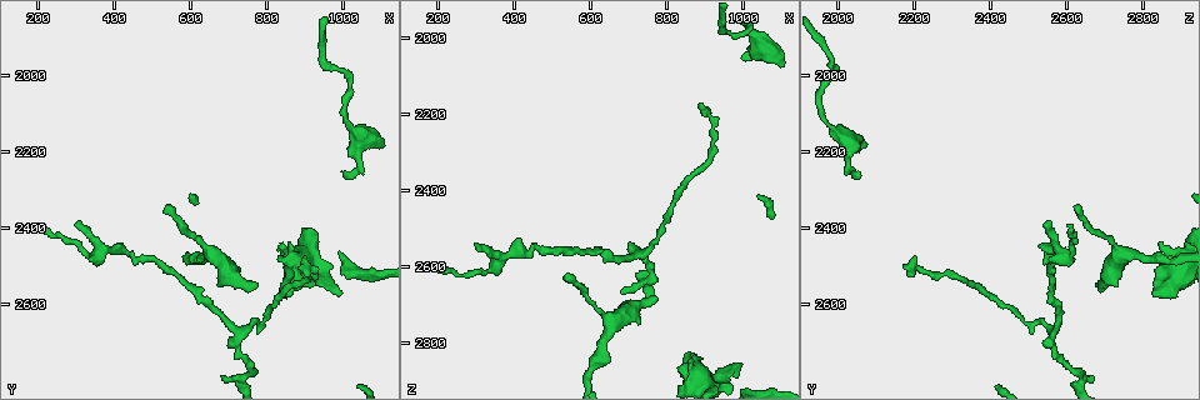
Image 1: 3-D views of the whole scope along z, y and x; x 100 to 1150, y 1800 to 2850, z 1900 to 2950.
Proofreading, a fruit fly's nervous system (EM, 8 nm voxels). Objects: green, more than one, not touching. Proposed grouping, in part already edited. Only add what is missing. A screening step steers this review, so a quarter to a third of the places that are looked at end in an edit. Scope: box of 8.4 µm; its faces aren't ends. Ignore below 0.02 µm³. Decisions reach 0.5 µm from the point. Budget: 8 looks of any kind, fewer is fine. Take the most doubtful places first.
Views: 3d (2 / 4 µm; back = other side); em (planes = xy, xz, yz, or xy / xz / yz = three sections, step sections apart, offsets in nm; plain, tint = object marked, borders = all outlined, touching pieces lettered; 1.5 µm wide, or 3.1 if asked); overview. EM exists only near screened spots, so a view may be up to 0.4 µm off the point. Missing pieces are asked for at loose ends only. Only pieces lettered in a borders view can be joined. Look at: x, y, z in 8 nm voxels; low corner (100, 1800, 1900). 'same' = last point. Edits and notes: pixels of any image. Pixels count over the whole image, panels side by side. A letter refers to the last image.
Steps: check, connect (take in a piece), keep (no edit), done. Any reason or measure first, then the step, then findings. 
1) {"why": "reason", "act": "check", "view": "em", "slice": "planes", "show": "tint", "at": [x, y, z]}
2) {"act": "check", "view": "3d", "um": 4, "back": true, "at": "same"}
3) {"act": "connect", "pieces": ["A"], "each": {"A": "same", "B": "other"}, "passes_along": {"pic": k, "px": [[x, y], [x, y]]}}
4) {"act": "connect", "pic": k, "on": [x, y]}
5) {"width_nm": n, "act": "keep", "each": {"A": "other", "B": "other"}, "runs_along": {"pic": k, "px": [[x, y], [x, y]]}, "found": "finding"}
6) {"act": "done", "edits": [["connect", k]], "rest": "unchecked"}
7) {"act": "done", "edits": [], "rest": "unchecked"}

{"why": "branch stops here", "act": "check", "view": "3d", "um": 2, "back": true, "at": [1000, 2575, 2855]}

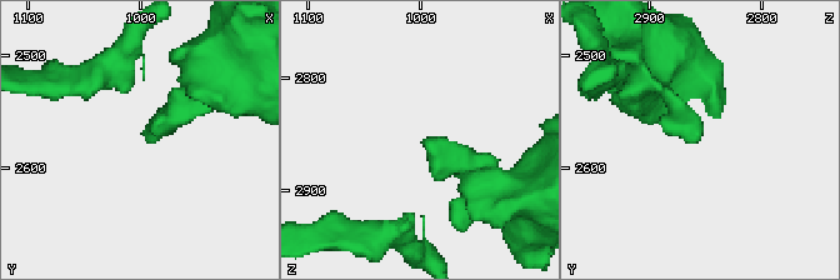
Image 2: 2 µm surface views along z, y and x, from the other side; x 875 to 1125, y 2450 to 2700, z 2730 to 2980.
{"act": "check", "view": "em", "slice": "xy", "step": 8, "show": "borders", "at": [996, 2572, 2858]}

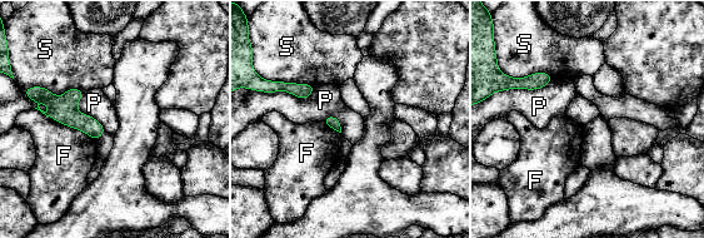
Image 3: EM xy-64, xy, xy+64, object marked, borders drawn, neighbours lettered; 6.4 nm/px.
{"act": "keep", "each": {"F": "other", "P": "other", "S": "other"}, "border": {"pic": 3, "px": [[46, 88], [83, 93]]}, "found": "no lettered piece goes on from it"}

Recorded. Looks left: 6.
{"why": "free end", "act": "check", "view": "em", "slice": "xy", "step": 8, "show": "tint", "at": [1000, 2250, 2060]}

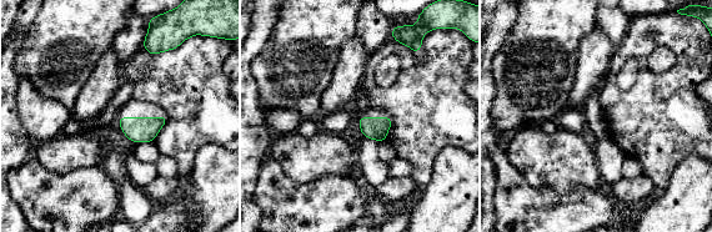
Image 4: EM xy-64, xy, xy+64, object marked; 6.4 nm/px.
{"why": "another direction", "act": "check", "view": "em", "slice": "planes", "show": "borders", "at": "same"}

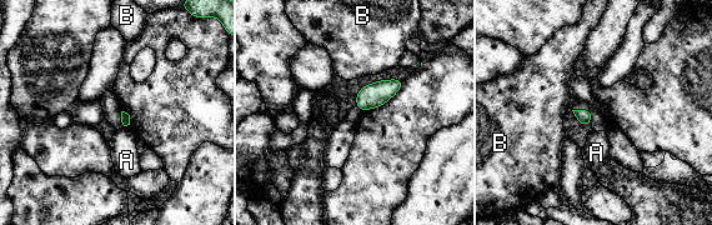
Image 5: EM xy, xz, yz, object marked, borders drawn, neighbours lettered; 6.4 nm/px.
{"act": "keep", "each": {"A": "other", "B": "other"}, "border": {"pic": 5, "px": [[121, 128], [128, 129]]}, "found": "no lettered piece goes on from it"}

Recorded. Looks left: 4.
{"why": "thin end", "act": "check", "view": "3d", "um": 4, "at": [200, 2385, 2615]}

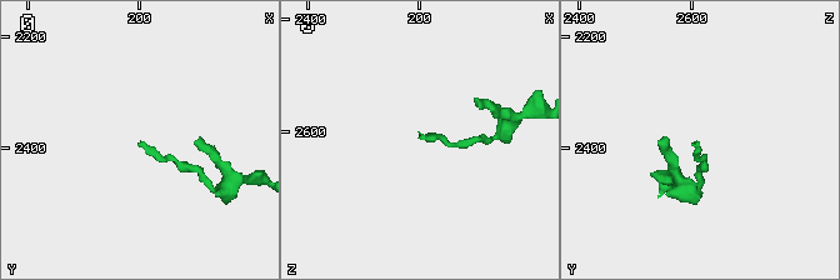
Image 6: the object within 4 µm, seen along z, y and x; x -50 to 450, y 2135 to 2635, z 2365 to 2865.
{"why": "now the EM", "act": "check", "view": "em", "slice": "xy", "step": 4, "show": "borders", "at": [195, 2390, 2605]}

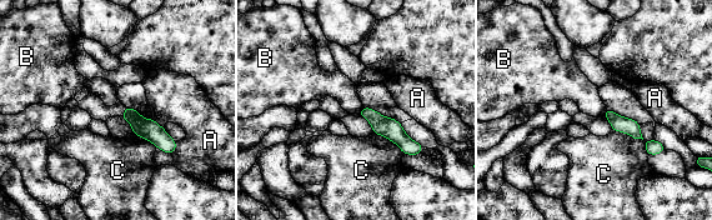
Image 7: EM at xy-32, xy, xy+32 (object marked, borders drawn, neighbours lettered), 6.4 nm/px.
{"why": "another direction", "act": "check", "view": "em", "slice": "planes", "show": "borders", "at": "same"}

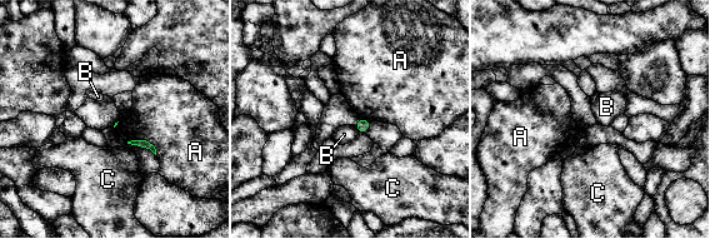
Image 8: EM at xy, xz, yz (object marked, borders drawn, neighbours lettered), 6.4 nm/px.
{"act": "keep", "each": {"A": "other", "B": "other", "C": "other"}, "border": {"pic": 8, "px": [[354, 125], [359, 132]]}, "found": "no lettered piece goes on from it"}

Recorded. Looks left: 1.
{"act": "done", "edits": [], "rest": "unchecked"}

